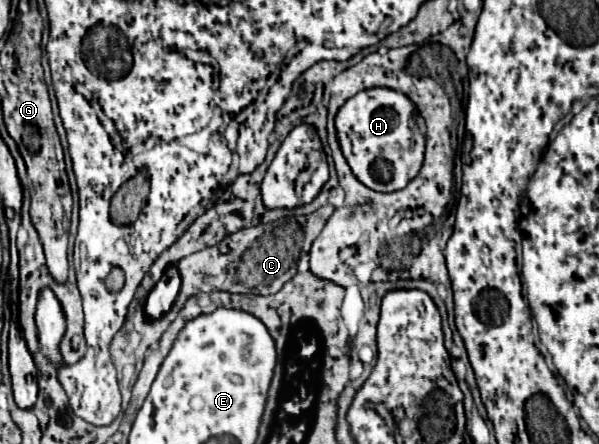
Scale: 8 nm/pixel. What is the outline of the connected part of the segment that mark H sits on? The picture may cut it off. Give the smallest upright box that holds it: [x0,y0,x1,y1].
[335,88,425,190]

